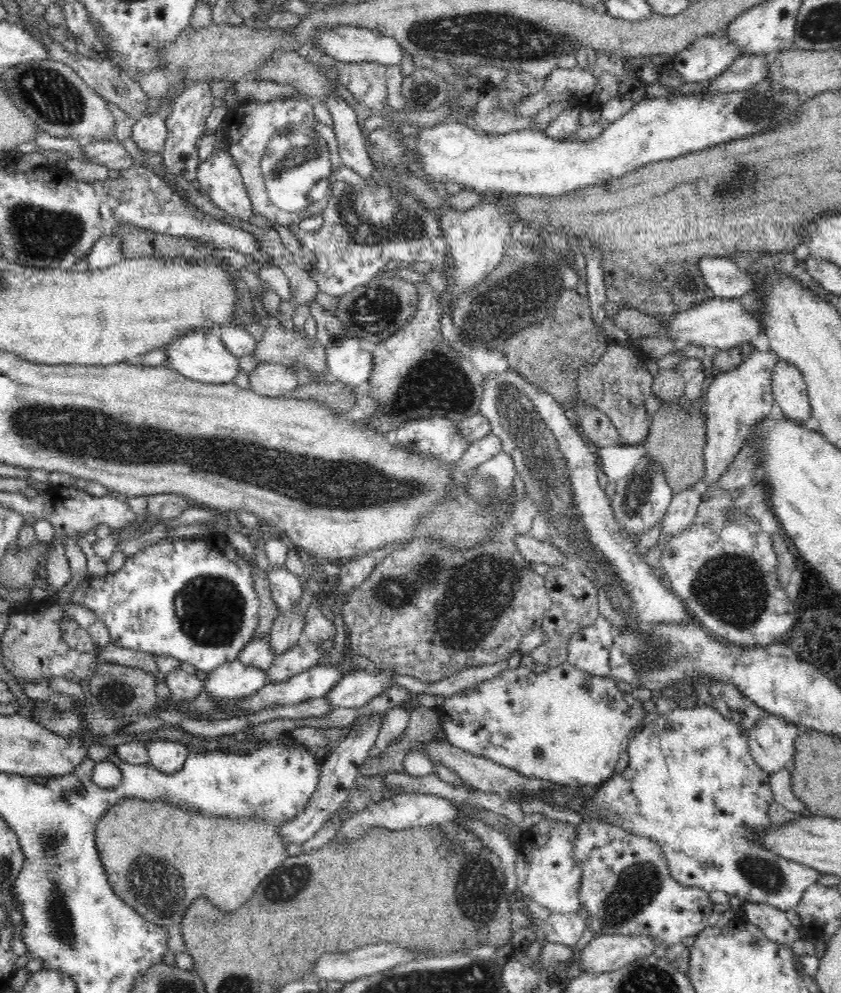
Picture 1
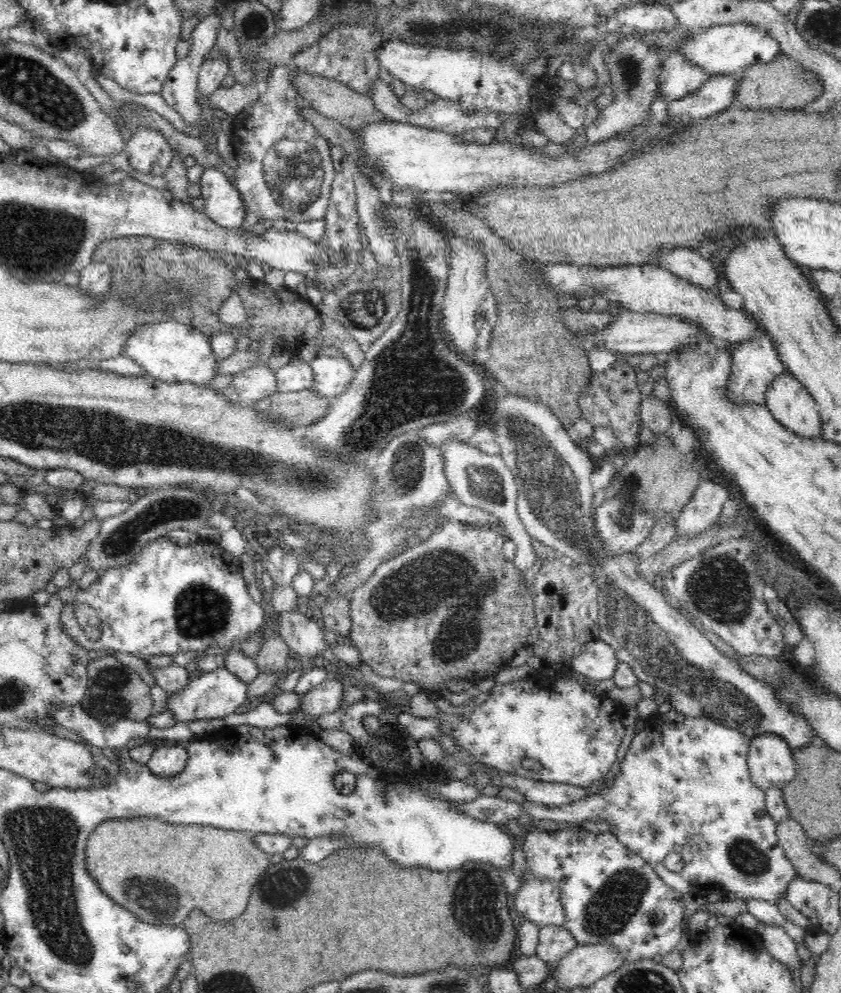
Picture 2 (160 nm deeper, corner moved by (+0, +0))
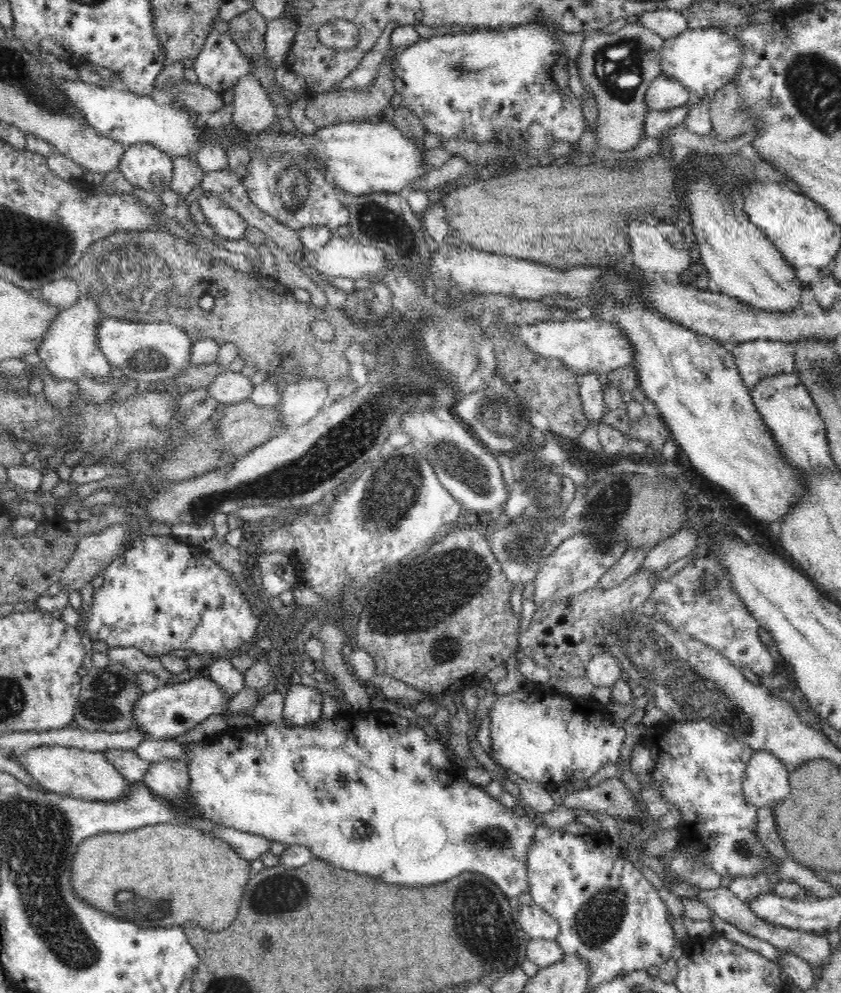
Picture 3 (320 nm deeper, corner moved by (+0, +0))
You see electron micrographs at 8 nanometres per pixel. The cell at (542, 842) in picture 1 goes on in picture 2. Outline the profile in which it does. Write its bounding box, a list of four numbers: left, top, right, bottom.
[514,868,566,926]

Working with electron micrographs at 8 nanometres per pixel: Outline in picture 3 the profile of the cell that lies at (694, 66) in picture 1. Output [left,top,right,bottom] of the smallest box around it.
[645,74,689,110]

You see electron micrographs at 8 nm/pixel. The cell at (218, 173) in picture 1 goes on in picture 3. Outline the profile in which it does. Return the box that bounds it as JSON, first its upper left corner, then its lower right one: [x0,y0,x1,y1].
[198,195,249,240]

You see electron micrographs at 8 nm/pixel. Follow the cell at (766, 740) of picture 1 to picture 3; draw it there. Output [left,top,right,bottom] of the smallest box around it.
[742,750,790,809]

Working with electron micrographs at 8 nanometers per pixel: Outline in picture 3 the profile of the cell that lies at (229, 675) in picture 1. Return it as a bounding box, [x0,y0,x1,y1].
[134,676,230,739]

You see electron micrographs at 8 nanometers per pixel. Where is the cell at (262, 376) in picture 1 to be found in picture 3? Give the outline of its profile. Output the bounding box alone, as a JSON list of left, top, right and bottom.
[207,370,256,405]

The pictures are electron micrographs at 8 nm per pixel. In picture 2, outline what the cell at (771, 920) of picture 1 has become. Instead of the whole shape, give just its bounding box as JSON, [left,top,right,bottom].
[756,924,803,970]

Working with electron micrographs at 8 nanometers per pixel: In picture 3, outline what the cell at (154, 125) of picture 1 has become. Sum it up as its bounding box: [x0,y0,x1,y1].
[119,144,173,195]

